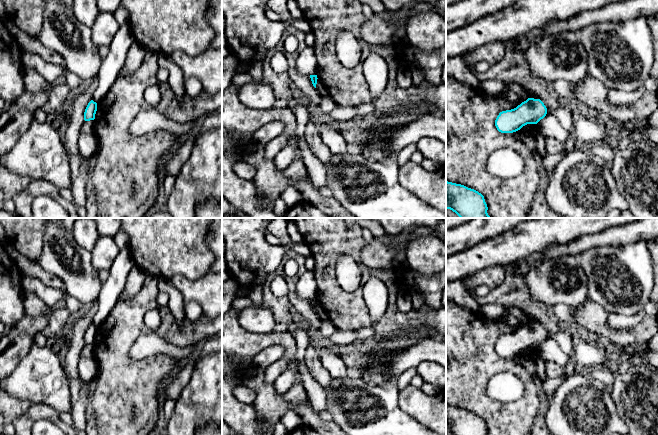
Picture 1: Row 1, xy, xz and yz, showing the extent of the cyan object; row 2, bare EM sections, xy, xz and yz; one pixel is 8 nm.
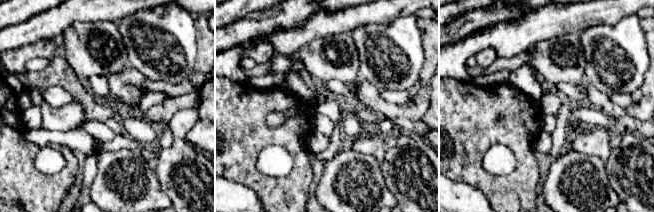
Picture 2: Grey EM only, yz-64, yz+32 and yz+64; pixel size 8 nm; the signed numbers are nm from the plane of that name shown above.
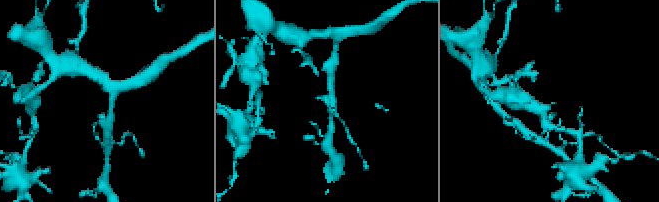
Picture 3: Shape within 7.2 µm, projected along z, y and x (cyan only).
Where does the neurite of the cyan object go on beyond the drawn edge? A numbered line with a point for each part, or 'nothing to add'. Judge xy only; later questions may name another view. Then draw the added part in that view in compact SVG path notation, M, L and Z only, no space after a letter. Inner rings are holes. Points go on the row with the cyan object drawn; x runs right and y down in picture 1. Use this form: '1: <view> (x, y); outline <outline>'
nothing to add

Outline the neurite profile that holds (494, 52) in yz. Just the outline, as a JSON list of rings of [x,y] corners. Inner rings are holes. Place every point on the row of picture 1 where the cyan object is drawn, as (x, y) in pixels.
[[[491,42],[483,45],[465,55],[465,61],[469,69],[474,70],[475,65],[480,61],[492,65],[499,64],[505,57],[506,45],[504,42]]]

